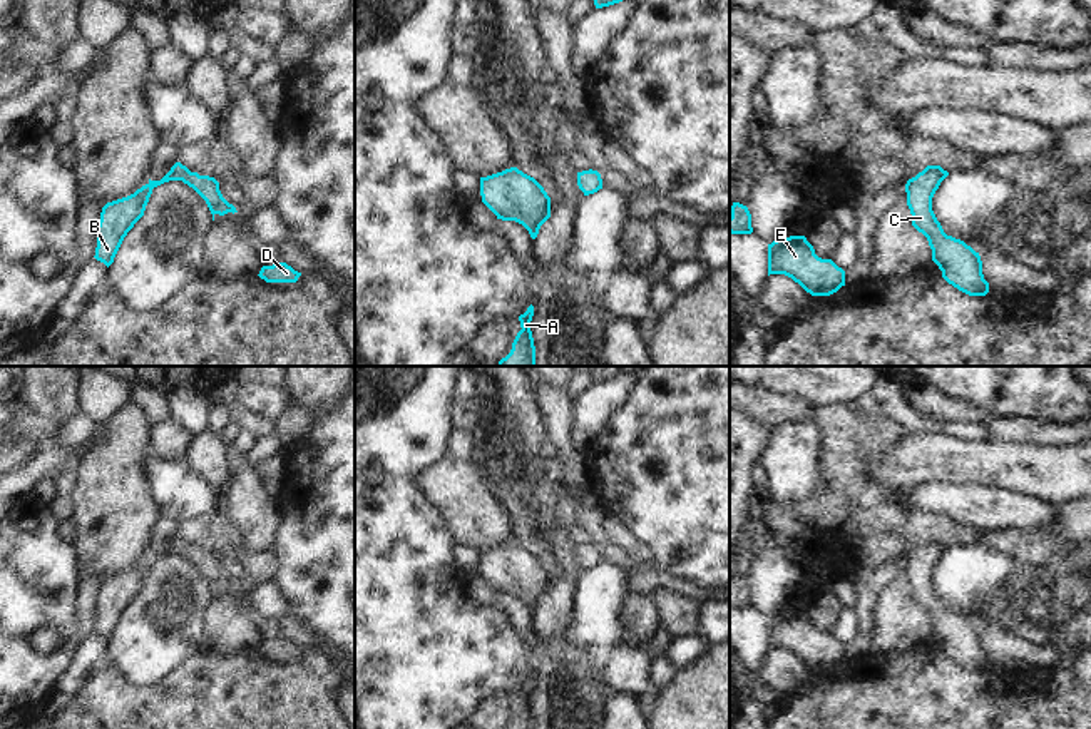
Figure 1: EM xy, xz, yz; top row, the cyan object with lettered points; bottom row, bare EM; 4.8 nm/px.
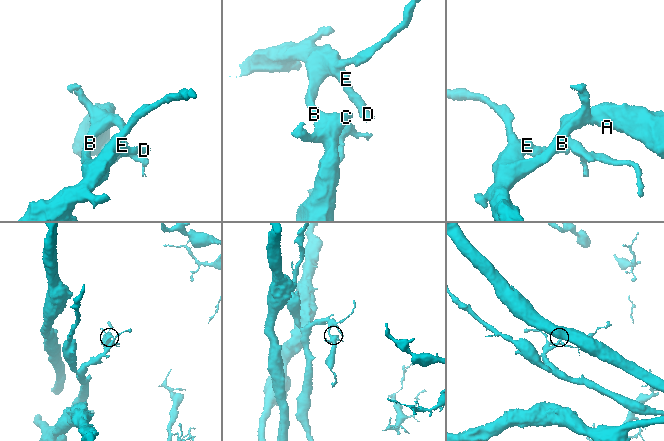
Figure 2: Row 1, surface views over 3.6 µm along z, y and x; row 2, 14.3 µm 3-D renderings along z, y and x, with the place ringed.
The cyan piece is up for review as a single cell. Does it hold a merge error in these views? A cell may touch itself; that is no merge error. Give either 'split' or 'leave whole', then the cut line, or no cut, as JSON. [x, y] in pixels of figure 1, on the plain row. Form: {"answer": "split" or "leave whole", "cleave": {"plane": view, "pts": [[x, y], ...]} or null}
{"answer": "leave whole", "cleave": null}

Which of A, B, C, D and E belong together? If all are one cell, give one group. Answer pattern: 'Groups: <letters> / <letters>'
Groups: A B C D E

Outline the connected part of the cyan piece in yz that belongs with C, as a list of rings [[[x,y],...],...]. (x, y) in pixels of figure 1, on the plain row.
[[[927,540],[907,555],[905,567],[912,600],[927,612],[932,635],[949,659],[969,670],[986,670],[989,657],[984,654],[979,627],[964,615],[947,610],[932,585],[932,572],[947,550],[949,547],[940,540]]]

